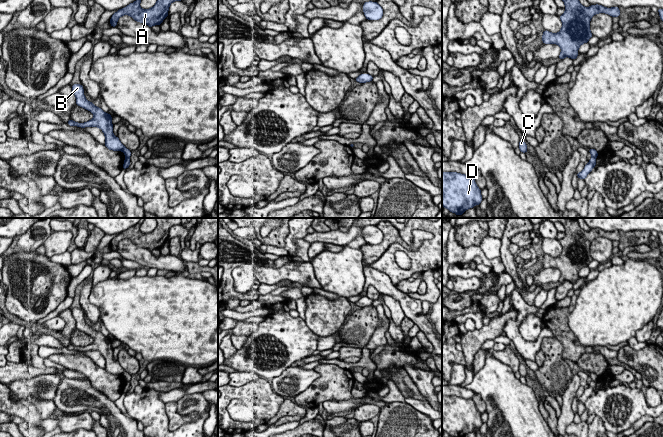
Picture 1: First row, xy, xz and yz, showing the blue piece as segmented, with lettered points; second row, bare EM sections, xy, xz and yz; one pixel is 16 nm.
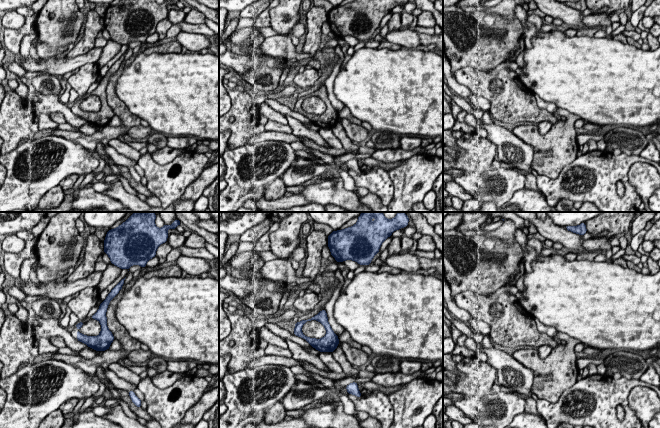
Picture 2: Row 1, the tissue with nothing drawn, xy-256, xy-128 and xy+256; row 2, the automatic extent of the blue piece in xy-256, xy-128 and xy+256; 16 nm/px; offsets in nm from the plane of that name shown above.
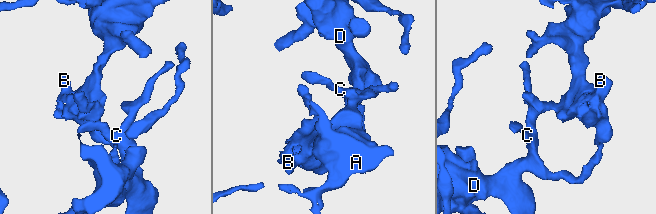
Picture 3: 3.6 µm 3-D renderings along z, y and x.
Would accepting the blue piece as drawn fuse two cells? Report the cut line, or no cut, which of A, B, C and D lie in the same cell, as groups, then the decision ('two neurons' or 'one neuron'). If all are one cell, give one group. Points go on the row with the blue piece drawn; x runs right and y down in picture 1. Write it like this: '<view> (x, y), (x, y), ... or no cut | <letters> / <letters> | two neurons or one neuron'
xy (126, 156), (129, 158) | A B / C D | two neurons

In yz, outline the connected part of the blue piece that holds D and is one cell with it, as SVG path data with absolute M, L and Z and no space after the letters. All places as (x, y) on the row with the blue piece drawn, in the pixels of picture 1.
M442 172L442 207L462 215L467 209L480 205L481 201L481 190L473 175Z

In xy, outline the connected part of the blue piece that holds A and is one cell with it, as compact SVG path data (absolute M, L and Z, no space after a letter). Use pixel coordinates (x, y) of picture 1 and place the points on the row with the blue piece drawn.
M136 0L115 12L110 19L110 24L112 27L116 27L118 19L121 16L129 15L135 21L146 24L152 28L154 25L160 25L168 16L169 6L174 1L182 0L157 0L152 8L142 9L140 7L141 0Z

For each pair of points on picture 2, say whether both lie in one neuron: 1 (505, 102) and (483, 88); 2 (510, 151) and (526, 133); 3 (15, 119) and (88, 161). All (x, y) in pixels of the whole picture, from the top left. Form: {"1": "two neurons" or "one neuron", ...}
{"1": "one neuron", "2": "two neurons", "3": "two neurons"}

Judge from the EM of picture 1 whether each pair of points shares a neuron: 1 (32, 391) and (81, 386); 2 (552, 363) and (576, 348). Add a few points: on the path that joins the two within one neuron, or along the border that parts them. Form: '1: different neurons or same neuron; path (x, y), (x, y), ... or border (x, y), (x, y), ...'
1: different neurons; border (61, 378), (56, 395), (52, 399)
2: different neurons; border (554, 336), (561, 344), (562, 357), (565, 360)

